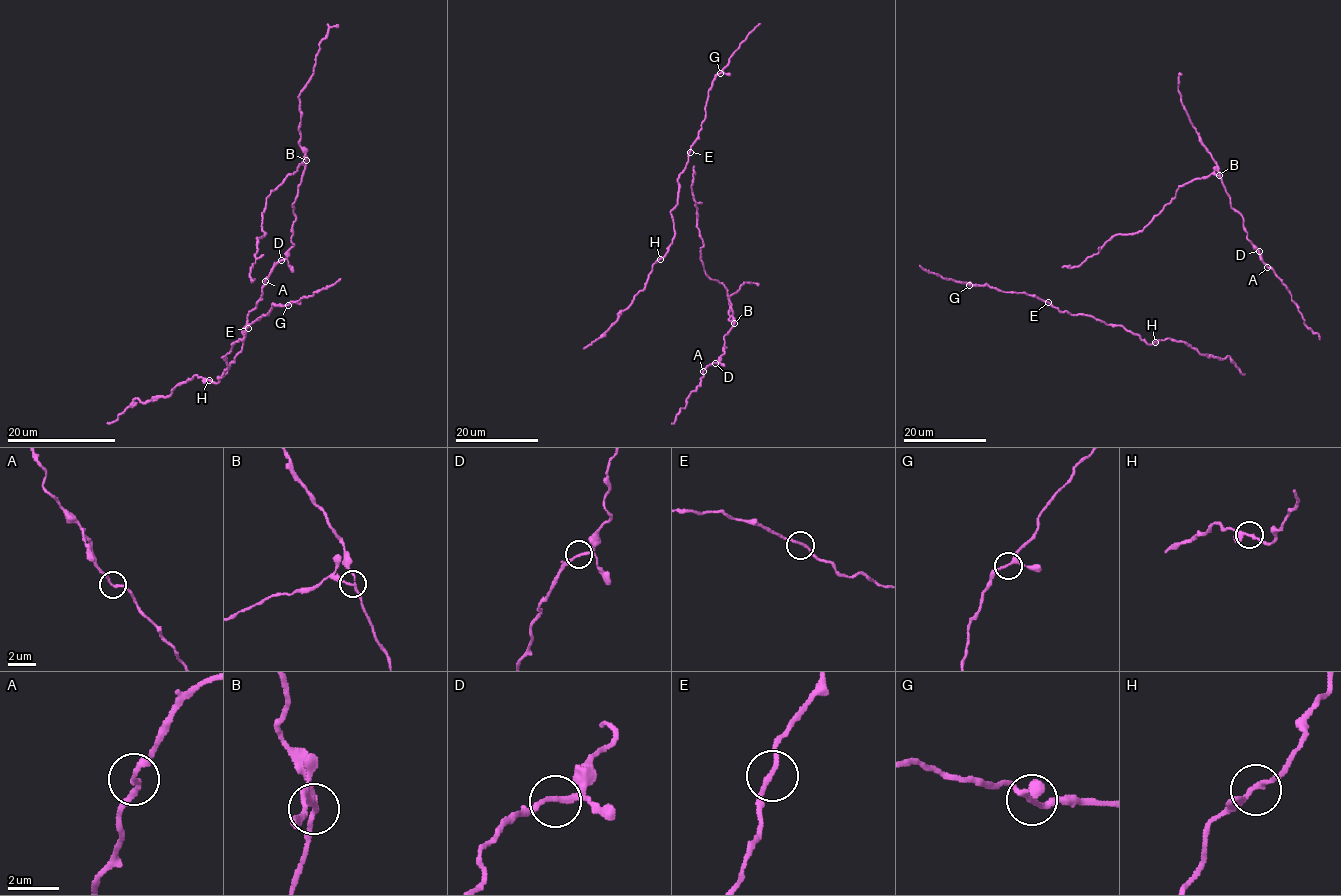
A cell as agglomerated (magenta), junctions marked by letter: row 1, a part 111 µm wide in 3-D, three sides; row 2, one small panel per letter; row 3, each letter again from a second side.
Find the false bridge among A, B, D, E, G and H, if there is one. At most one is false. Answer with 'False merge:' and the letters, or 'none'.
False merge: B

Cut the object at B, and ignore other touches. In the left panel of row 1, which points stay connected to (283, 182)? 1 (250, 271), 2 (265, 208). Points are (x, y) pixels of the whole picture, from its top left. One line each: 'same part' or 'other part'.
1: same part
2: same part

